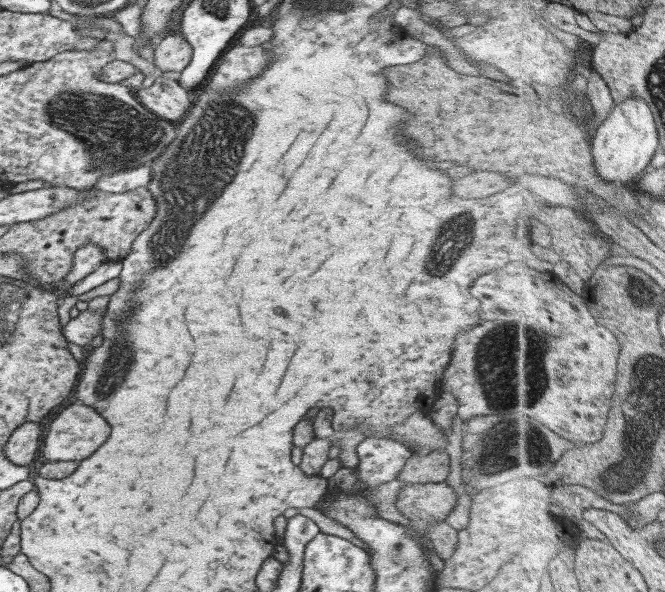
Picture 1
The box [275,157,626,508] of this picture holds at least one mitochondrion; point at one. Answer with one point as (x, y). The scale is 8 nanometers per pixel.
(509, 366)

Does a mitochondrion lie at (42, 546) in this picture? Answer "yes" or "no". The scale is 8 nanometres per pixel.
no

